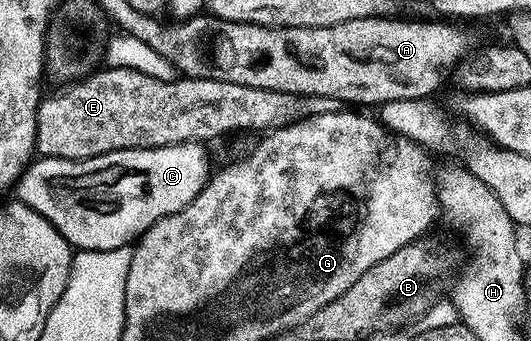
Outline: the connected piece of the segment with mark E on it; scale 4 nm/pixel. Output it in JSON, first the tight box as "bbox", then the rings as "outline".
{"bbox":[36,67,344,160],"outline":[[[111,67],[99,69],[67,88],[69,89],[60,94],[43,97],[36,111],[36,152],[41,157],[85,160],[114,150],[161,148],[164,145],[184,143],[206,144],[206,141],[214,140],[232,130],[246,132],[249,124],[267,124],[270,130],[275,130],[311,116],[341,111],[344,106],[343,101],[329,96],[270,91],[208,77],[184,76],[168,82],[150,78],[136,69]]]}

